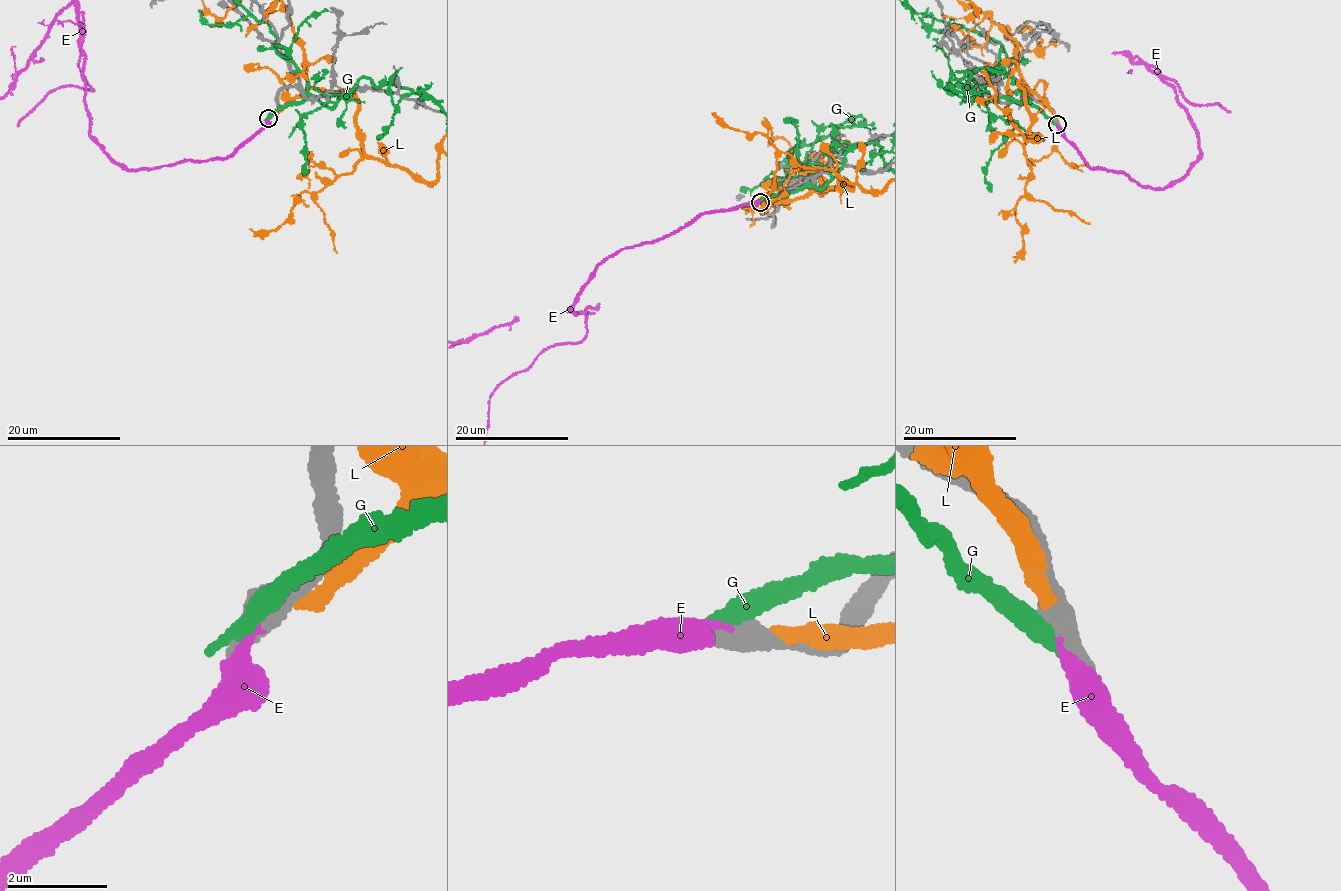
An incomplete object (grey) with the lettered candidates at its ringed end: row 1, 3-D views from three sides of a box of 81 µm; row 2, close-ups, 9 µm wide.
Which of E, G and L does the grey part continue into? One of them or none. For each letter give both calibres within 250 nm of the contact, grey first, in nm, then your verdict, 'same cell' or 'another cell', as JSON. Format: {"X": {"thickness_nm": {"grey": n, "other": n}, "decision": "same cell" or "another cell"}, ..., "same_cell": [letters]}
{"E": {"thickness_nm": {"grey": 500, "other": 500}, "decision": "same cell"}, "G": {"thickness_nm": {"grey": 600, "other": 440}, "decision": "another cell"}, "L": {"thickness_nm": {"grey": 360, "other": 480}, "decision": "another cell"}, "same_cell": ["E"]}

